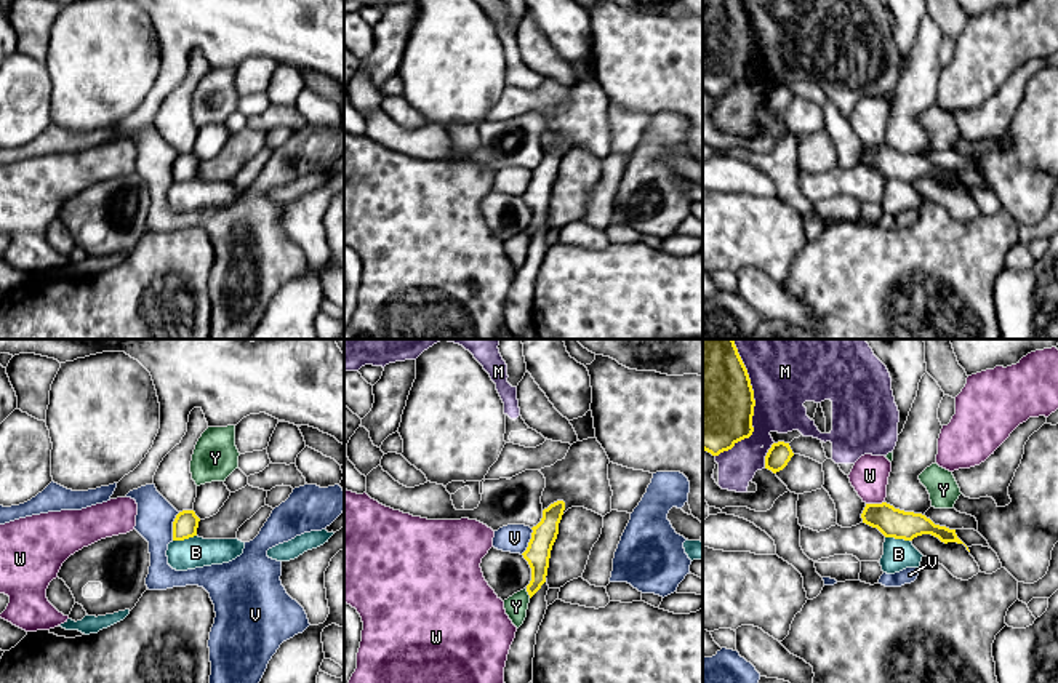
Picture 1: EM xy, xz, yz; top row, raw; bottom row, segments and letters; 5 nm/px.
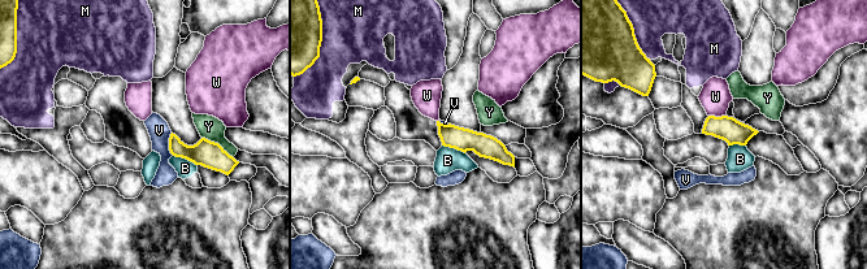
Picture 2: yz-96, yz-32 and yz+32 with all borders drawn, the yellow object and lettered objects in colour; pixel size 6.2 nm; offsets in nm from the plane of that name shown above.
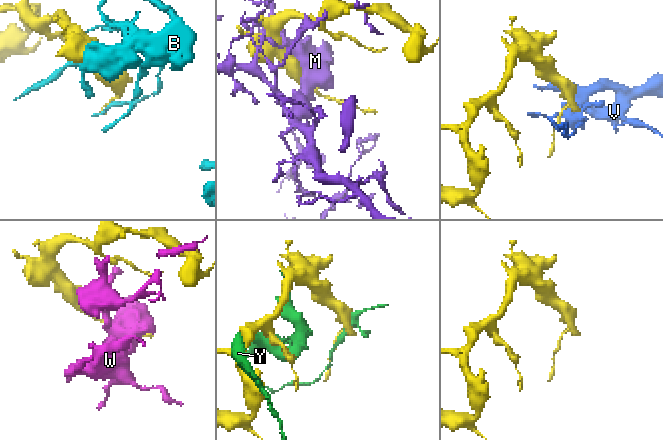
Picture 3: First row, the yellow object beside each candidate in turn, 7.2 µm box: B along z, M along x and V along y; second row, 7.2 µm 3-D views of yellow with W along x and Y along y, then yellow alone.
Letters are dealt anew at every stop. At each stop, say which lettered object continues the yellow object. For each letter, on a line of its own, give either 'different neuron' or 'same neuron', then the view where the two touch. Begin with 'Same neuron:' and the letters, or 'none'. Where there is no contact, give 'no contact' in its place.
Same neuron: none
B: different neuron; contact in yz
M: different neuron; contact in yz
V: different neuron; contact in xy
W: different neuron; contact in yz
Y: different neuron; contact in xz

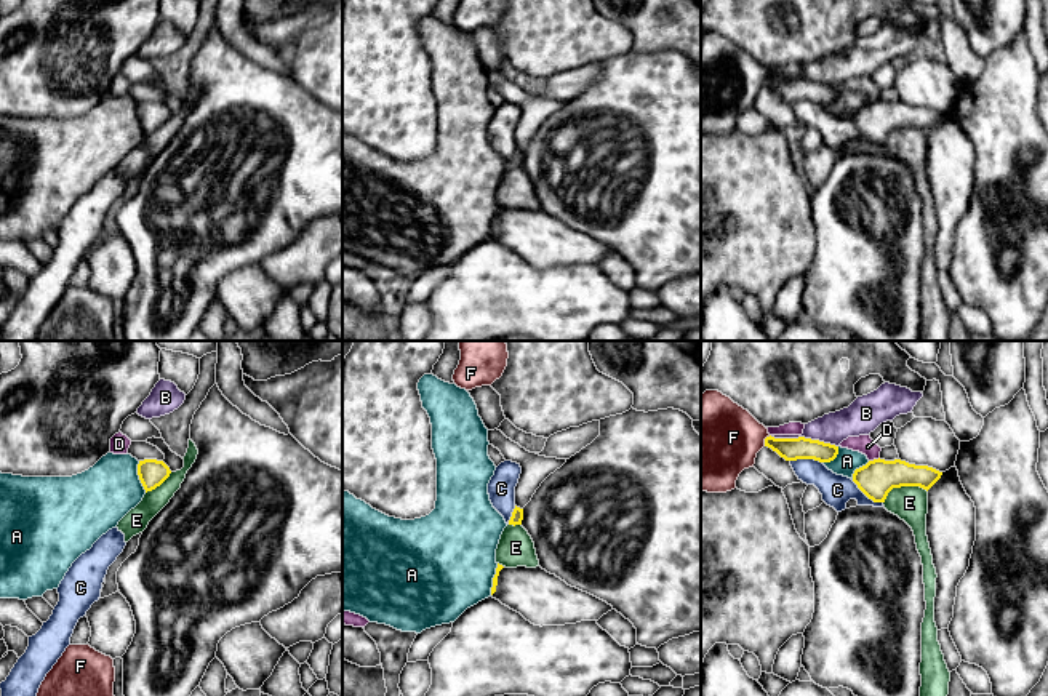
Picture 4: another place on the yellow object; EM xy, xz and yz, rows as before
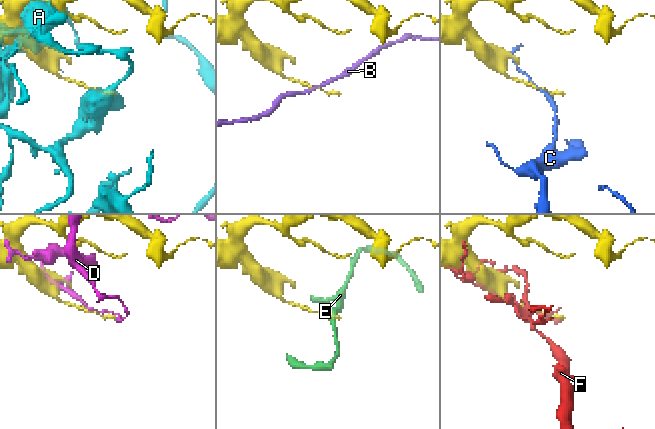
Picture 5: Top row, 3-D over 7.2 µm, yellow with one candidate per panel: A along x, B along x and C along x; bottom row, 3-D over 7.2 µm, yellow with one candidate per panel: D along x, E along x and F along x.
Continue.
Same neuron: none
A: different neuron; contact in xy
B: different neuron; contact in yz
C: different neuron; contact in yz
D: different neuron; contact in yz
E: different neuron; contact in yz
F: different neuron; contact in yz

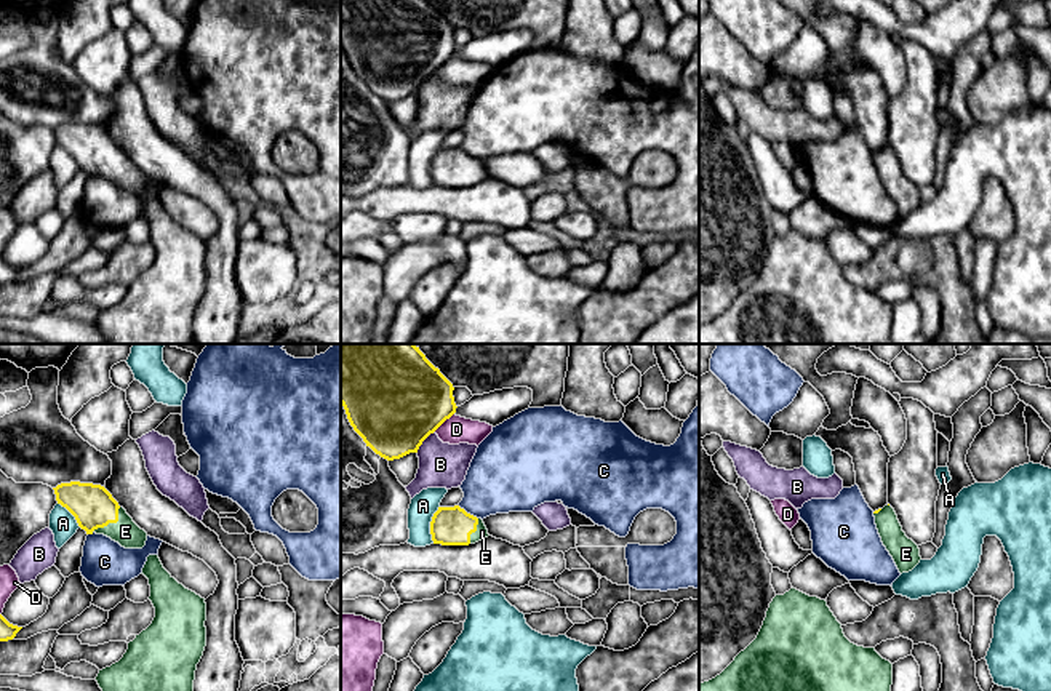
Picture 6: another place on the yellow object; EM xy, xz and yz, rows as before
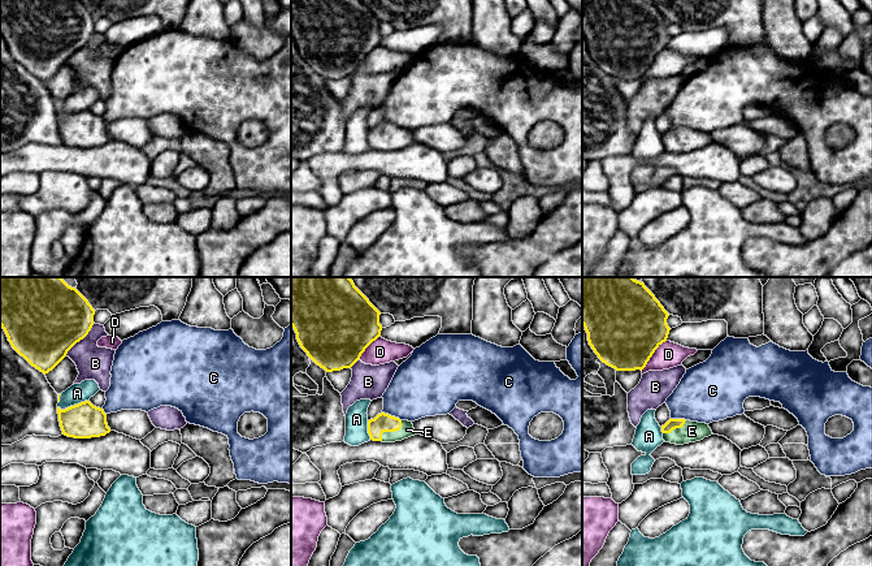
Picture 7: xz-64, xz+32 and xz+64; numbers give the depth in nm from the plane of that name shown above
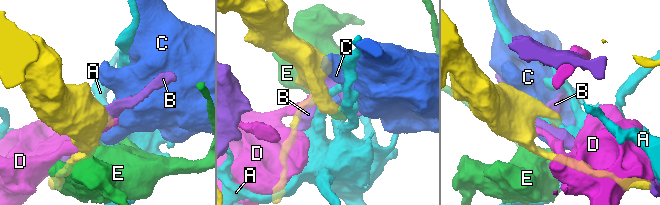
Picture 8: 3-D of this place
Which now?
Same neuron: E
A: different neuron; contact in xz
B: different neuron; contact in xz
C: different neuron; contact in xz
D: different neuron; contact in xz
E: same neuron; contact in xy

